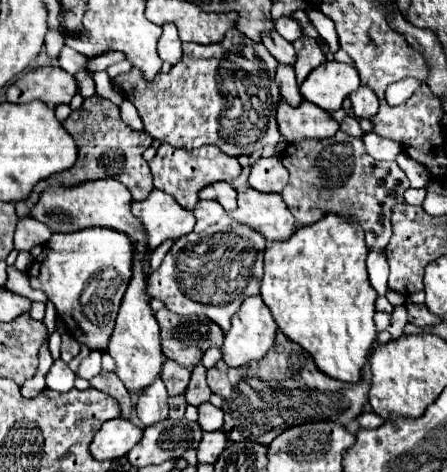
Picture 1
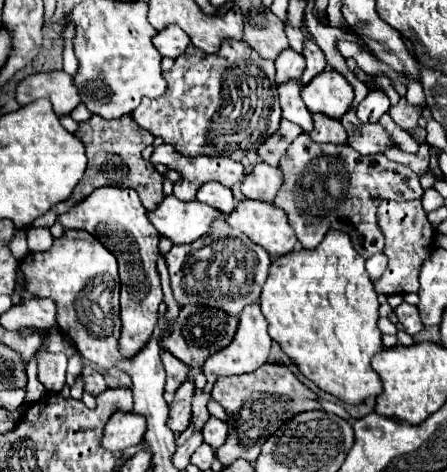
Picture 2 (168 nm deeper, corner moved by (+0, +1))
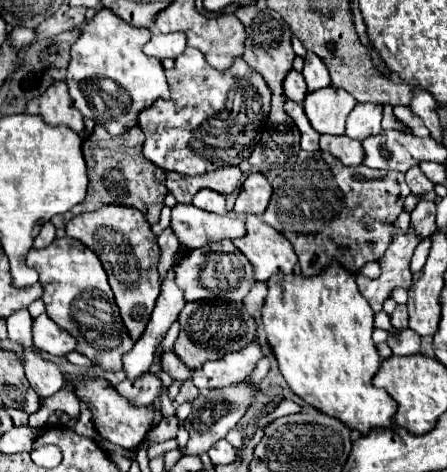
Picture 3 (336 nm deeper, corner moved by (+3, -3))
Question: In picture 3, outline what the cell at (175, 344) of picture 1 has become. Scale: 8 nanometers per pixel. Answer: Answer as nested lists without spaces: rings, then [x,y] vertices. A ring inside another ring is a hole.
[[[205,298],[201,302],[187,302],[183,312],[179,314],[179,324],[181,332],[175,340],[173,350],[191,370],[199,368],[203,362],[237,352],[245,348],[245,344],[257,340],[257,322],[247,314],[243,302],[229,302],[227,298]]]

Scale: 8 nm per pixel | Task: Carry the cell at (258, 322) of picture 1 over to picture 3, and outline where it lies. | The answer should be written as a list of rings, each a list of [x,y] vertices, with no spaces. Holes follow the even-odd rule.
[[[251,342],[241,352],[227,354],[215,362],[205,362],[205,366],[201,366],[193,372],[191,380],[199,390],[221,388],[221,386],[241,382],[253,372],[253,368],[261,356],[263,356],[263,352],[257,346],[257,342]]]

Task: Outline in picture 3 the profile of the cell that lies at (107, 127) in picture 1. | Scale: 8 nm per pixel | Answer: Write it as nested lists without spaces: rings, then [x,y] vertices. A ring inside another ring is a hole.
[[[95,126],[95,132],[83,142],[83,154],[89,170],[89,190],[81,204],[77,204],[73,210],[53,216],[51,222],[55,228],[63,228],[71,218],[83,212],[93,212],[107,204],[119,204],[119,206],[133,206],[141,210],[147,218],[147,222],[153,226],[159,222],[159,214],[163,210],[163,202],[167,196],[165,188],[165,170],[159,170],[143,156],[143,132],[139,126],[131,128],[123,136],[109,136],[105,128]]]

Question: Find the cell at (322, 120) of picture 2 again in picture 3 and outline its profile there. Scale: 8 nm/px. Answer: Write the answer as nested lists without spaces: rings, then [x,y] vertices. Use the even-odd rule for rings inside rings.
[[[321,136],[321,150],[331,152],[335,158],[339,158],[345,166],[357,166],[365,160],[365,150],[361,142],[351,140],[349,136]]]

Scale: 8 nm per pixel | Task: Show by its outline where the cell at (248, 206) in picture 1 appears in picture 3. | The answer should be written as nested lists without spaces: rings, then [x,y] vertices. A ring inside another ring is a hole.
[[[247,216],[247,234],[233,244],[245,254],[253,266],[257,282],[267,282],[275,274],[291,274],[297,264],[297,254],[285,236],[265,224],[259,216]]]

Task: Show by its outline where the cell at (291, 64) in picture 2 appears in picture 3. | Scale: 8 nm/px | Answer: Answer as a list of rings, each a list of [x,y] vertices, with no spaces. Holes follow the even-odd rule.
[[[291,70],[287,76],[285,76],[285,82],[283,82],[283,88],[285,88],[285,94],[289,100],[301,104],[307,96],[307,84],[303,80],[303,74]]]

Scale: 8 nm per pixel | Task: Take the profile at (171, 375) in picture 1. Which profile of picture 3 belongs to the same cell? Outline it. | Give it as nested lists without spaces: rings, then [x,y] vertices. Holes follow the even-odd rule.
[[[165,352],[163,358],[161,358],[161,368],[171,374],[175,380],[187,380],[191,376],[191,370],[177,358],[177,354],[171,352]]]

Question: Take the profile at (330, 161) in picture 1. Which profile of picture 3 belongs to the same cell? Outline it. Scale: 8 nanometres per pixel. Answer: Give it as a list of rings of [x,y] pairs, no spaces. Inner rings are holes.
[[[305,152],[291,170],[273,178],[273,198],[263,222],[281,232],[299,256],[303,276],[321,274],[333,260],[345,270],[359,272],[367,262],[379,260],[393,240],[393,222],[403,212],[403,200],[411,194],[405,174],[395,170],[371,170],[363,164],[343,166],[329,152]]]

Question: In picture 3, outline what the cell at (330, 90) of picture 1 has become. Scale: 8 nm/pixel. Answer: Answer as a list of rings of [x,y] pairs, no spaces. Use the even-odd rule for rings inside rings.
[[[327,86],[323,90],[315,90],[307,94],[303,102],[303,110],[311,126],[319,134],[341,136],[345,134],[345,120],[349,112],[355,108],[355,104],[357,100],[349,92]]]

